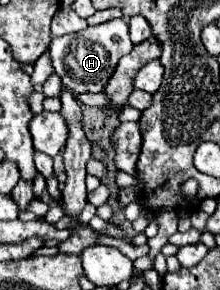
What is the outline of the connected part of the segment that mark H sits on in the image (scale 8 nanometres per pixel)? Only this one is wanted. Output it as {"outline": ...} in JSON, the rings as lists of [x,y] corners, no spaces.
{"outline":[[[113,19],[95,27],[87,27],[77,33],[69,33],[51,41],[49,51],[53,59],[55,73],[61,75],[65,87],[73,89],[75,93],[101,93],[109,77],[113,75],[119,59],[133,49],[129,39],[129,27],[123,19]]]}

